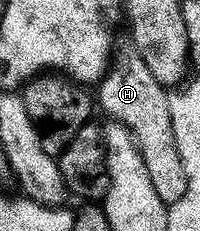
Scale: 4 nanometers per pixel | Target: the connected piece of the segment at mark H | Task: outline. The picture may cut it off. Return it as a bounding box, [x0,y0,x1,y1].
[96,47,182,206]

